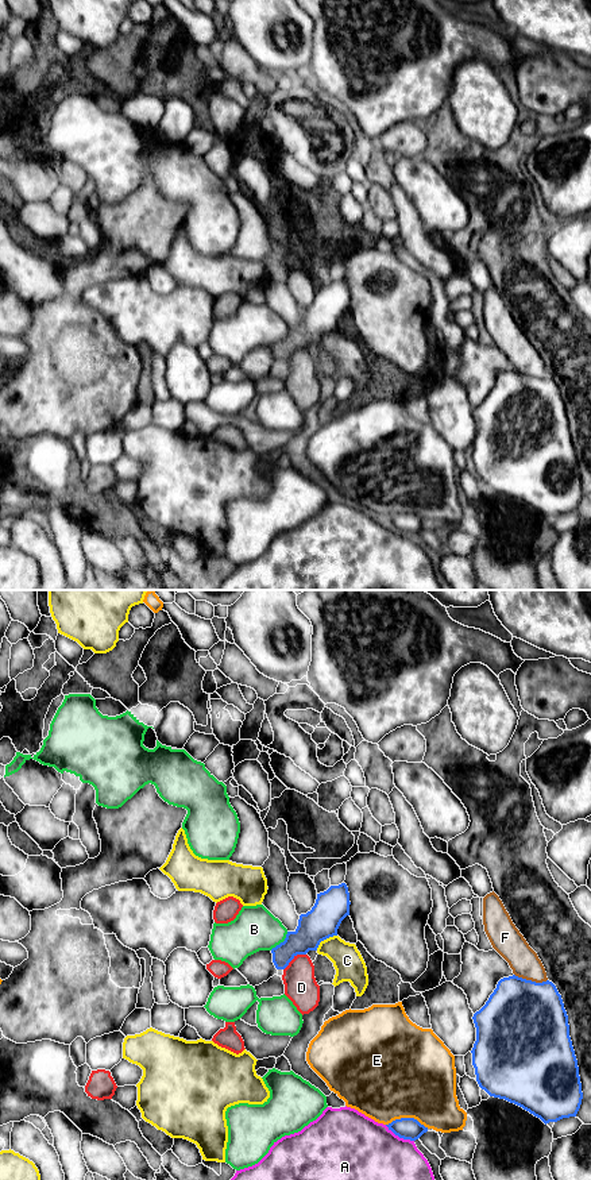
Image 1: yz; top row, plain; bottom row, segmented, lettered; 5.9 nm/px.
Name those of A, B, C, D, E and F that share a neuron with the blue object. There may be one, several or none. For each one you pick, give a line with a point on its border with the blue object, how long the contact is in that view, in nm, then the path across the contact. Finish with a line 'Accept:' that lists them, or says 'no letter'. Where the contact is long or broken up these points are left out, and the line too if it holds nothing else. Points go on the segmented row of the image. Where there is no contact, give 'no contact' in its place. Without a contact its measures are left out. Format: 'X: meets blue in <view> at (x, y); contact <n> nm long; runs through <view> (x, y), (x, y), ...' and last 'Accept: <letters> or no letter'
Accept: no letter

